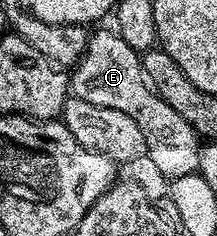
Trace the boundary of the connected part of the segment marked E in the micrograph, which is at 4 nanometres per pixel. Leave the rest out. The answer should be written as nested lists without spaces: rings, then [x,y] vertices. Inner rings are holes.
[[[114,28],[99,29],[90,34],[87,49],[83,58],[70,70],[69,93],[77,99],[85,99],[85,103],[97,103],[101,107],[113,107],[117,111],[125,111],[137,127],[141,127],[141,135],[145,135],[147,156],[157,163],[157,171],[161,171],[168,179],[184,177],[196,172],[199,168],[199,151],[201,138],[195,128],[165,99],[155,94],[154,89],[143,78],[143,63],[140,54],[136,53],[129,43],[120,41]]]

